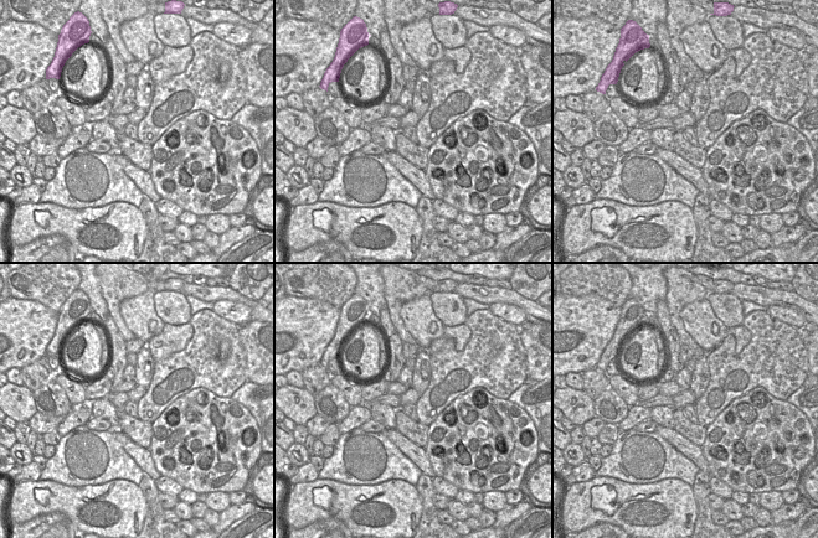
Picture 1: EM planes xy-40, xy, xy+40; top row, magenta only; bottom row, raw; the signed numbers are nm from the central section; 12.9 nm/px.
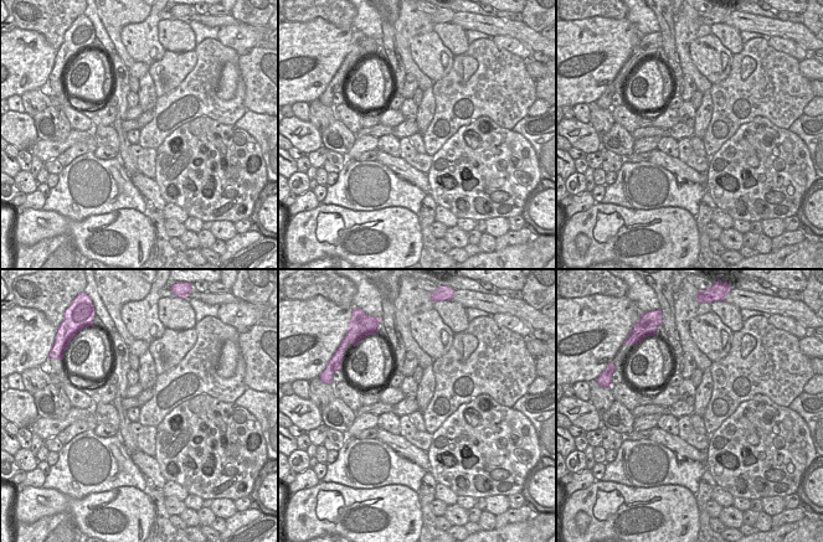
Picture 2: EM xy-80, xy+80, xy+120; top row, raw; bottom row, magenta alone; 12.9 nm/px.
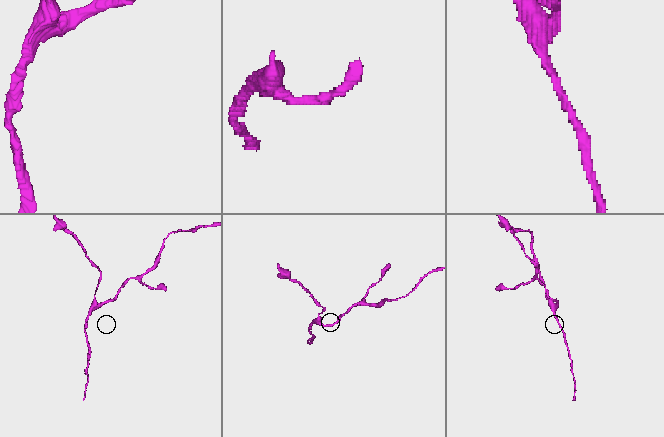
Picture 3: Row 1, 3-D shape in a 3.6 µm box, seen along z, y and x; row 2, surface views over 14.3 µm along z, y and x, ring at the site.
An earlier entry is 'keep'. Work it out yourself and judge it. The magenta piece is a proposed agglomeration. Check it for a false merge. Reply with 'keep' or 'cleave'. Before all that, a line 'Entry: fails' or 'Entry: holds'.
Entry: fails
cleave

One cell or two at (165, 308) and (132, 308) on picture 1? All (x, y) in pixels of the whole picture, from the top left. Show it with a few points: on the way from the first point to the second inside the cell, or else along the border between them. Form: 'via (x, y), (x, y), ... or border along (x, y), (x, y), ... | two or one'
border along (154, 293), (154, 310), (164, 324) | two

